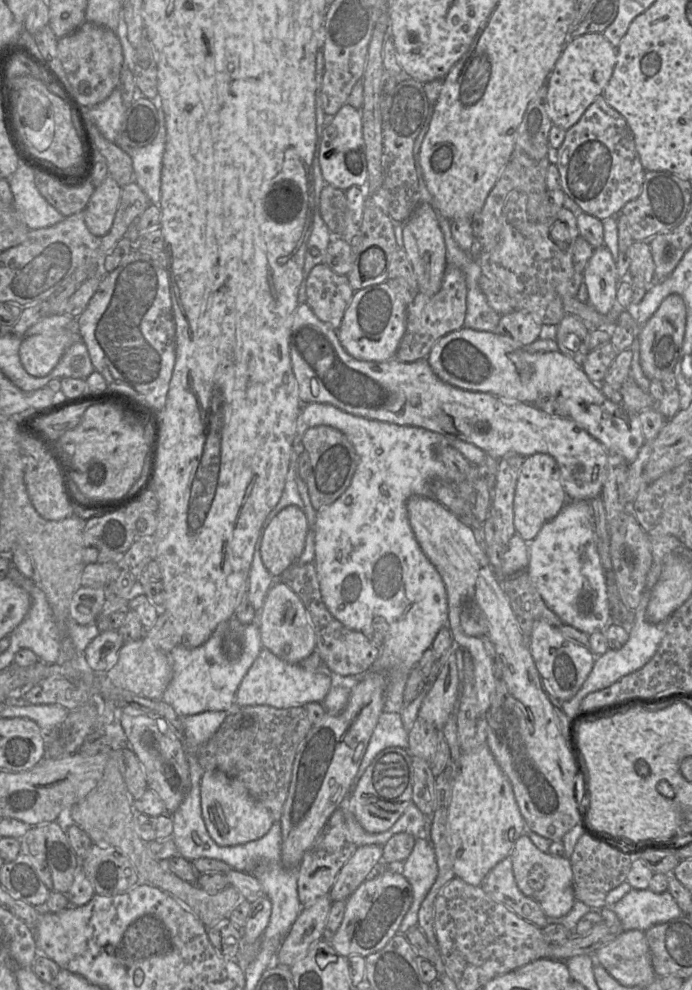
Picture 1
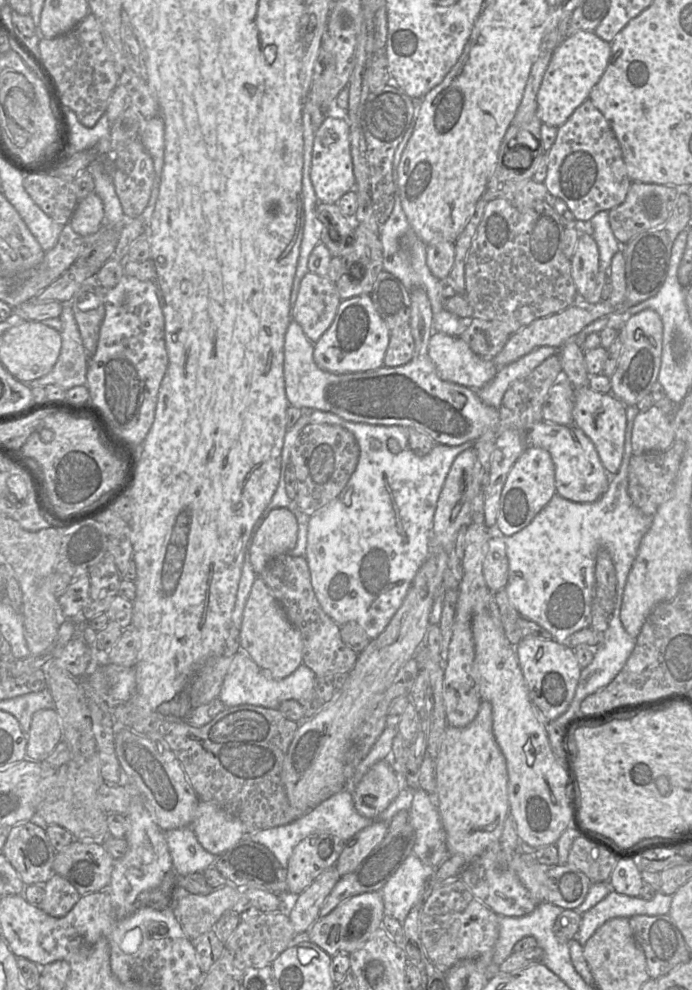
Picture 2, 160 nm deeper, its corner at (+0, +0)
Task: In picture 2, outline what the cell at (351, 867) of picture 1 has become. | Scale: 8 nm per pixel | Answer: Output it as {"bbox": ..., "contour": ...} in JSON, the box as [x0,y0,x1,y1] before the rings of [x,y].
{"bbox":[335,821,389,876],"contour":[[[376,821],[345,841],[344,849],[335,865],[340,876],[353,872],[381,843],[388,832],[388,825],[389,823]]]}

